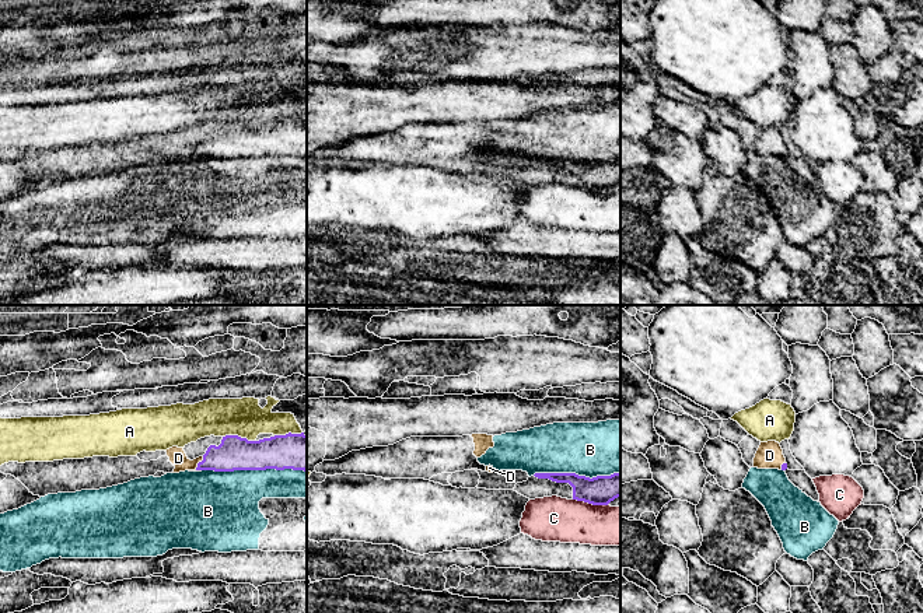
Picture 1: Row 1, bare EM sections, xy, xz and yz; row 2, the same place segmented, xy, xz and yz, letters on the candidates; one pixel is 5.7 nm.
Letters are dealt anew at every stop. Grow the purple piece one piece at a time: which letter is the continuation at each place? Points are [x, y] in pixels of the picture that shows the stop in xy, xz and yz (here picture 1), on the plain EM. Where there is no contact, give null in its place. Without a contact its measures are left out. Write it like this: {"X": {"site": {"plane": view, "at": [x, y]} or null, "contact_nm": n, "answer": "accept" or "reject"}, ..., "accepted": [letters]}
{"A": {"site": {"plane": "xy", "at": [240, 123]}, "contact_nm": 190, "answer": "reject"}, "B": {"site": {"plane": "xy", "at": [254, 156]}, "contact_nm": 600, "answer": "reject"}, "C": {"site": {"plane": "xz", "at": [591, 189]}, "contact_nm": 220, "answer": "reject"}, "D": {"site": {"plane": "xy", "at": [198, 150]}, "contact_nm": 90, "answer": "accept"}, "accepted": ["D"]}

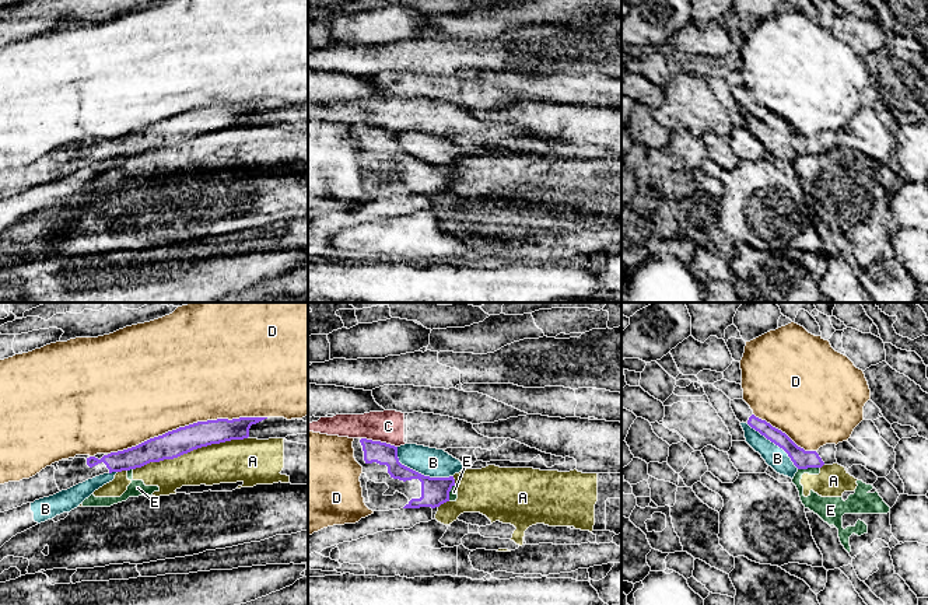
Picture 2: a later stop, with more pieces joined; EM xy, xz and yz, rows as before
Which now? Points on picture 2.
{"A": {"site": {"plane": "xy", "at": [189, 137]}, "contact_nm": 700, "answer": "reject"}, "B": {"site": {"plane": "xz", "at": [417, 158]}, "contact_nm": 360, "answer": "reject"}, "C": {"site": {"plane": "xz", "at": [380, 128]}, "contact_nm": 220, "answer": "reject"}, "D": {"site": {"plane": "xy", "at": [186, 112]}, "contact_nm": 950, "answer": "reject"}, "E": {"site": {"plane": "yz", "at": [808, 153]}, "contact_nm": 130, "answer": "reject"}, "accepted": []}

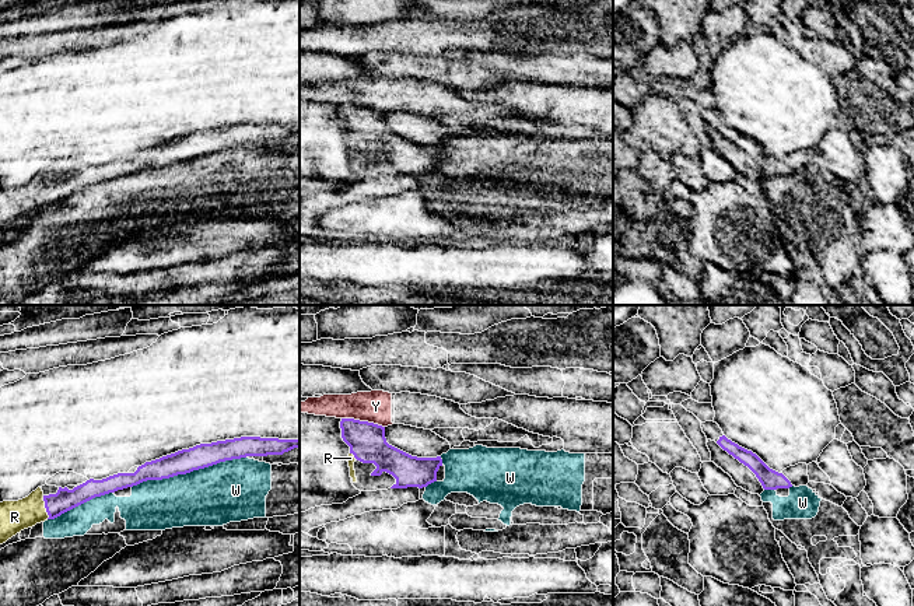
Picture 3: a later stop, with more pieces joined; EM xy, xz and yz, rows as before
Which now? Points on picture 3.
{"R": {"site": {"plane": "xy", "at": [45, 193]}, "contact_nm": 140, "answer": "accept"}, "W": {"site": {"plane": "xy", "at": [188, 158]}, "contact_nm": 700, "answer": "reject"}, "Y": {"site": {"plane": "xz", "at": [363, 108]}, "contact_nm": 260, "answer": "reject"}, "accepted": ["R"]}

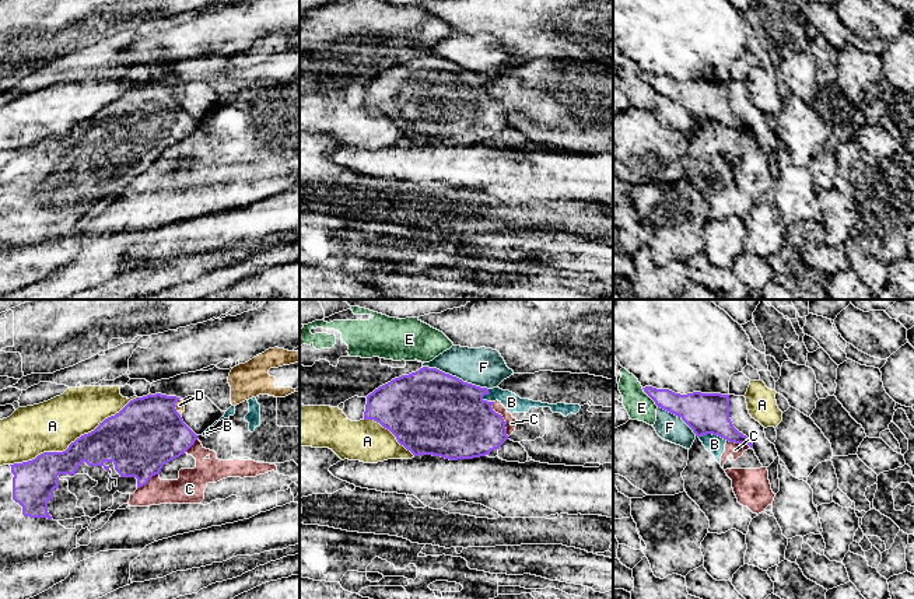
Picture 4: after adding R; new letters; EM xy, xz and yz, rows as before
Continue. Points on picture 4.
{"A": {"site": {"plane": "xy", "at": [74, 128]}, "contact_nm": 850, "answer": "reject"}, "B": {"site": {"plane": "yz", "at": [713, 121]}, "contact_nm": 170, "answer": "reject"}, "C": {"site": {"plane": "xz", "at": [503, 105]}, "contact_nm": 220, "answer": "reject"}, "D": {"site": {"plane": "xy", "at": [174, 91]}, "contact_nm": 90, "answer": "reject"}, "E": {"site": {"plane": "yz", "at": [650, 83]}, "contact_nm": 150, "answer": "reject"}, "F": {"site": {"plane": "xz", "at": [455, 63]}, "contact_nm": 400, "answer": "reject"}, "accepted": []}

